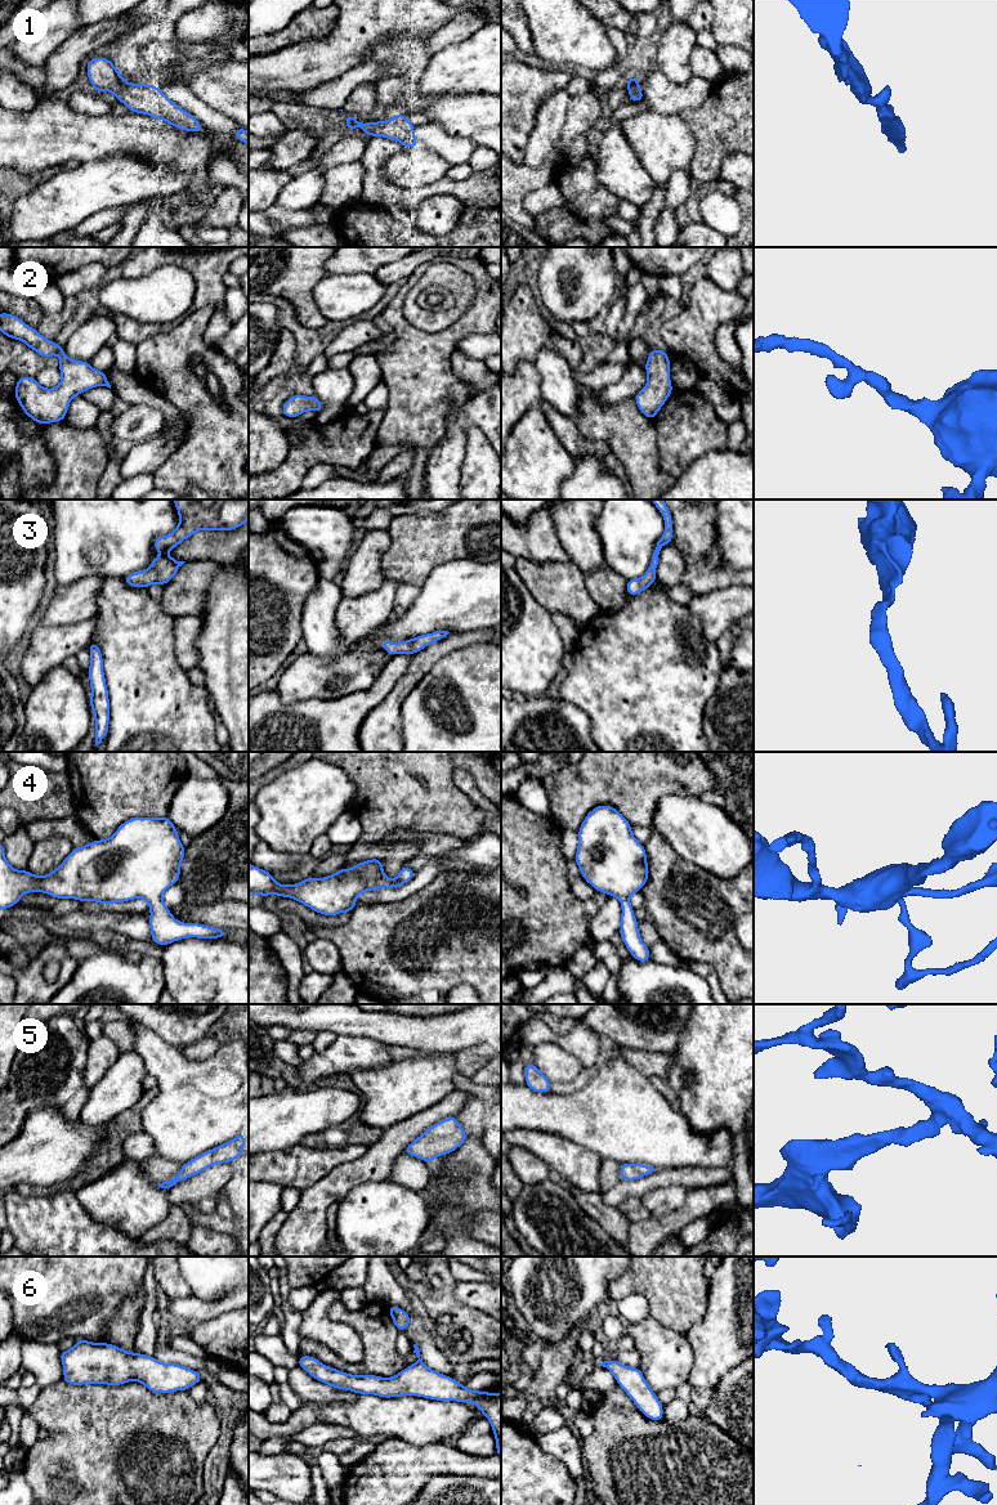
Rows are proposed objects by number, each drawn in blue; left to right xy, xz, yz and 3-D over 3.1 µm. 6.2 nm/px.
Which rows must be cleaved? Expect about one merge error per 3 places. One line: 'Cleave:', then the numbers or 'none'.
Cleave: none

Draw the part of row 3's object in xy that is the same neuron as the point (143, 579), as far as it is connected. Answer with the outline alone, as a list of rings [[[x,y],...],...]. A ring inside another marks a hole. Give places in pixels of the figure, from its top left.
[[[161,554],[146,570],[124,577],[124,582],[130,587],[143,588],[148,588],[152,583],[165,586],[174,578],[184,563],[185,561],[178,561],[166,554]]]

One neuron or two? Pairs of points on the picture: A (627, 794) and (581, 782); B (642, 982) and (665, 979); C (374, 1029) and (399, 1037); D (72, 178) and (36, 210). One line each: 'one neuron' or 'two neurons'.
A: one neuron
B: one neuron
C: one neuron
D: one neuron

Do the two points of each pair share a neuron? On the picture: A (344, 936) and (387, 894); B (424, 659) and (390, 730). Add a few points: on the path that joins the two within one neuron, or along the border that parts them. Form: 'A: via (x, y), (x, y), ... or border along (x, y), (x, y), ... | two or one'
A: border along (406, 896), (393, 901), (361, 903), (358, 905) | two
B: via (411, 677), (393, 701), (390, 712) | one

